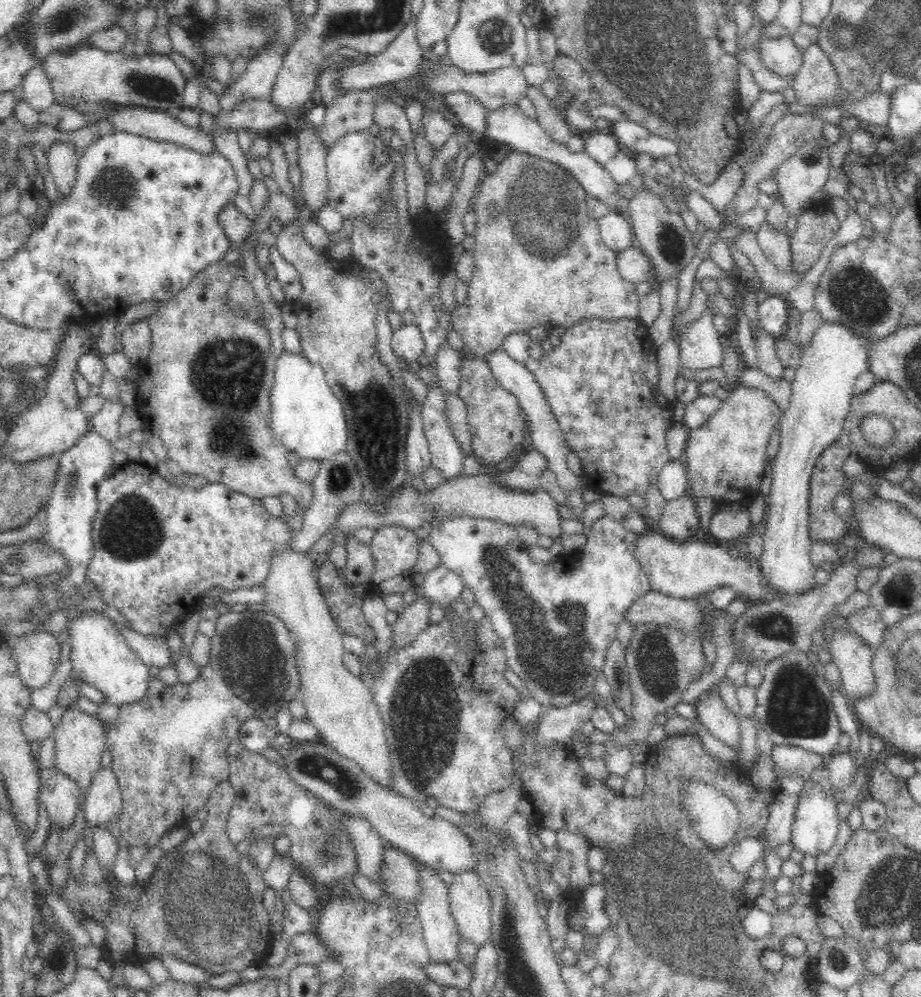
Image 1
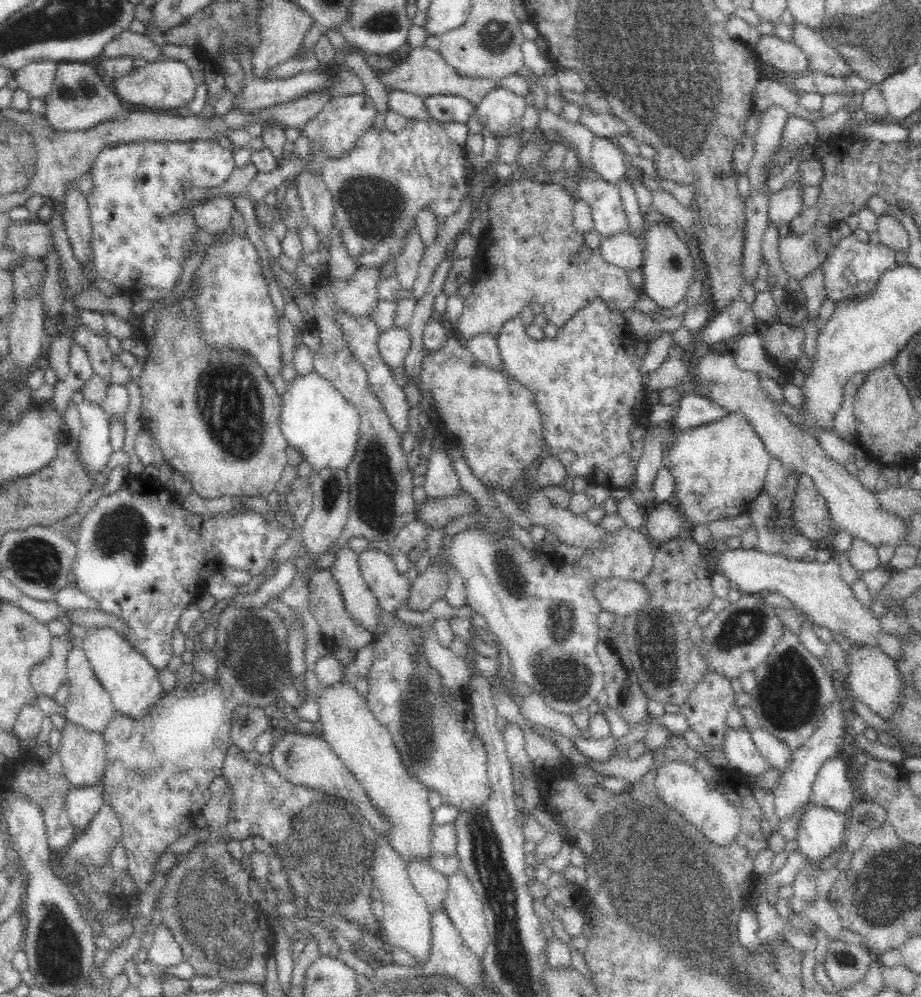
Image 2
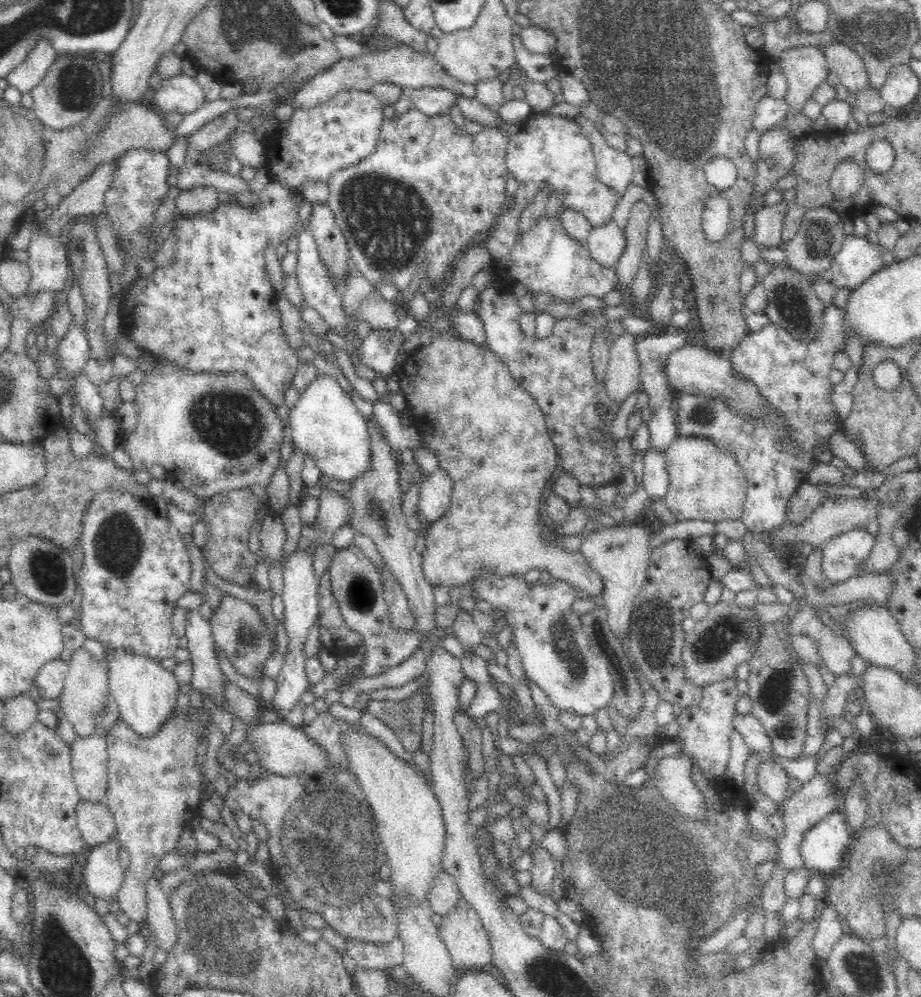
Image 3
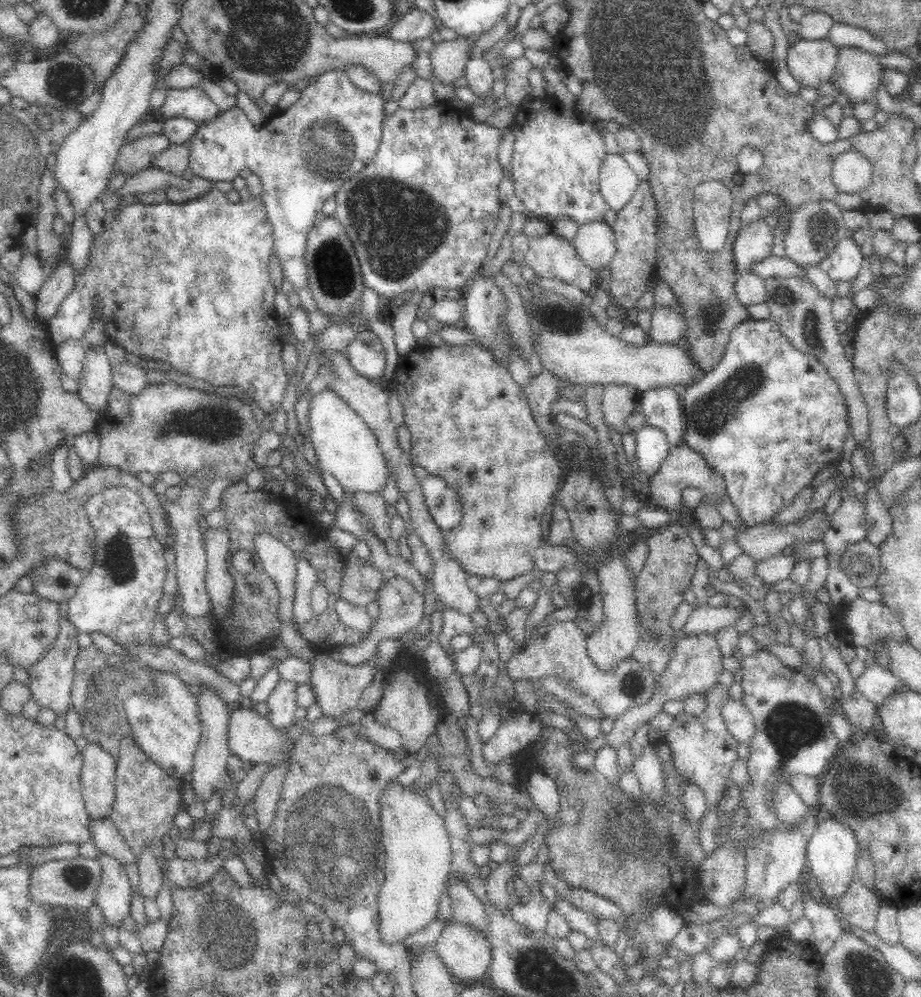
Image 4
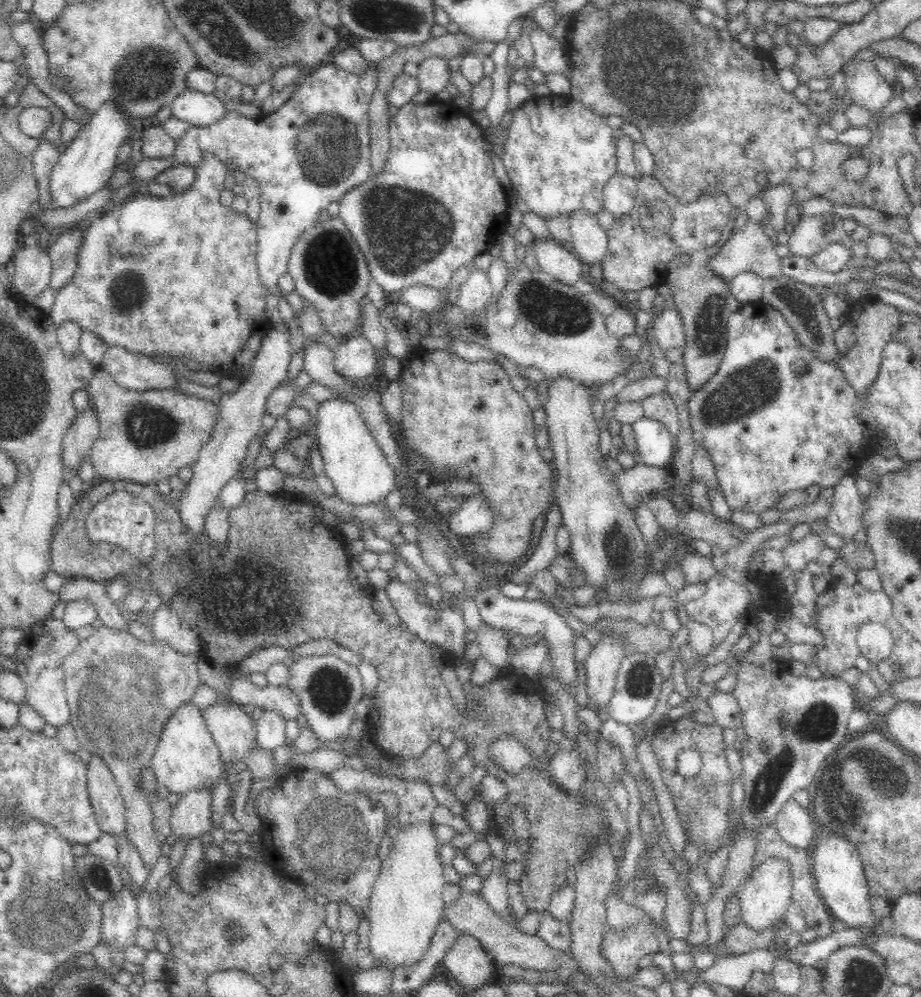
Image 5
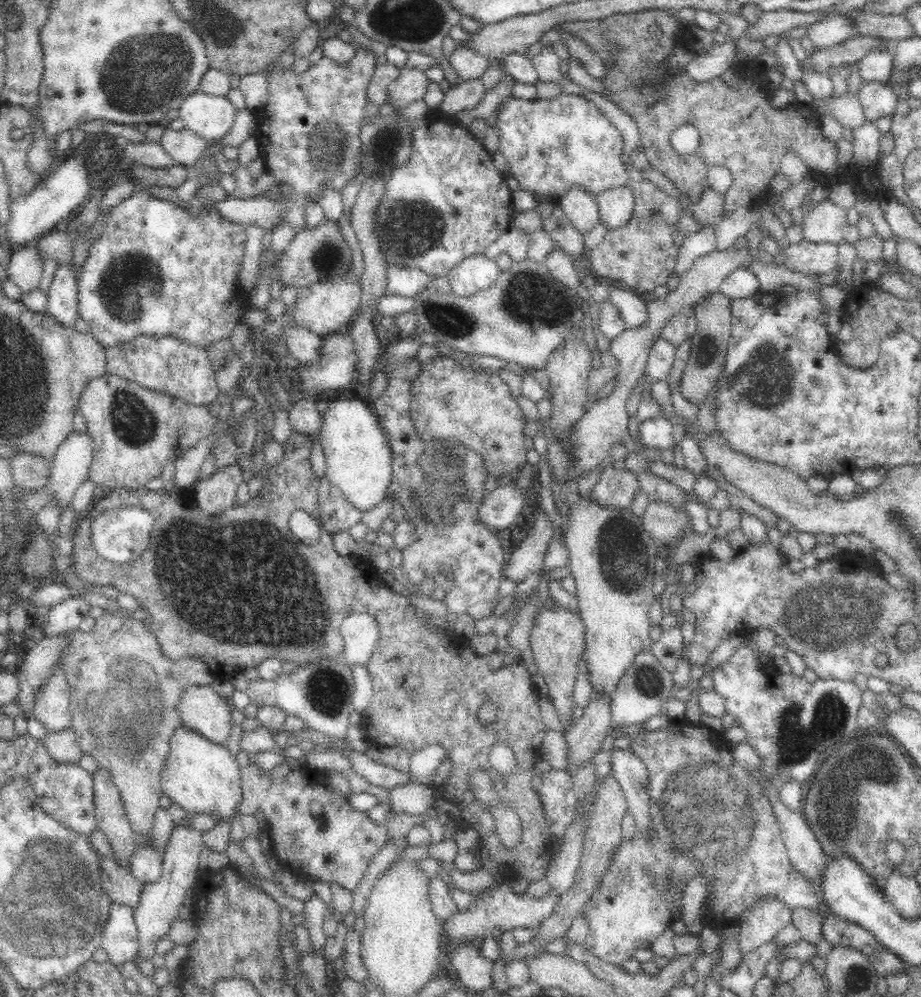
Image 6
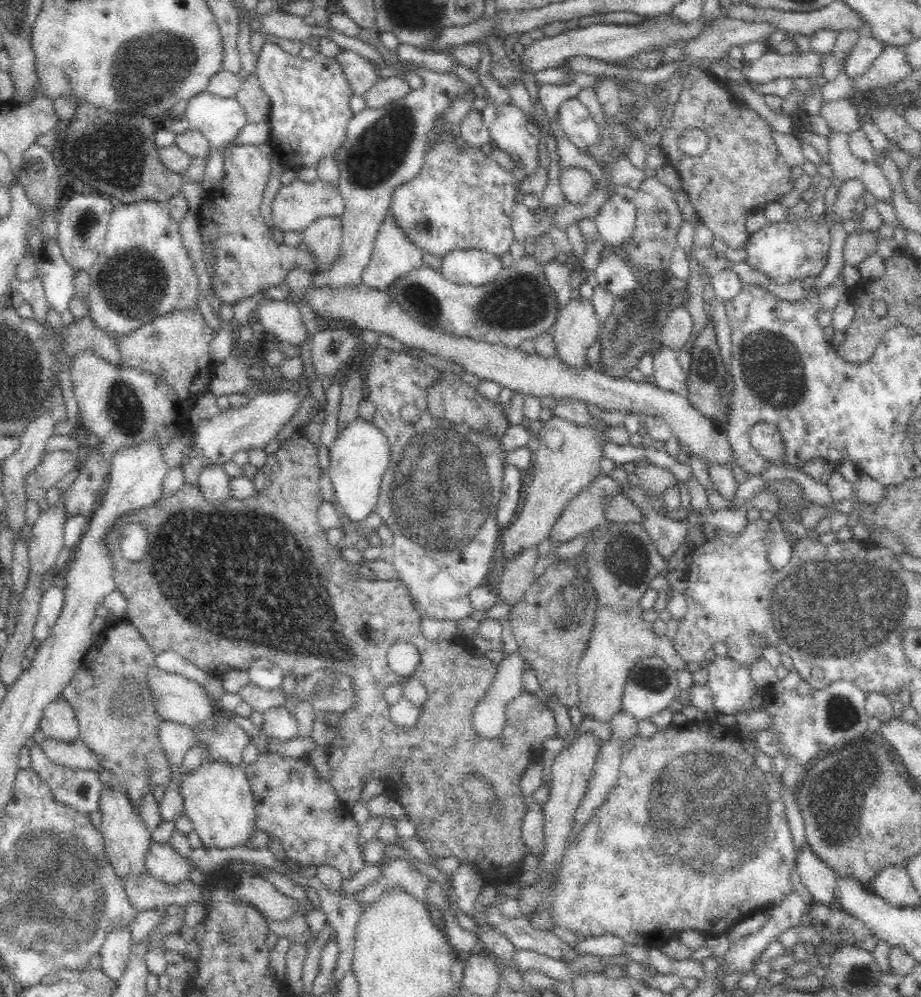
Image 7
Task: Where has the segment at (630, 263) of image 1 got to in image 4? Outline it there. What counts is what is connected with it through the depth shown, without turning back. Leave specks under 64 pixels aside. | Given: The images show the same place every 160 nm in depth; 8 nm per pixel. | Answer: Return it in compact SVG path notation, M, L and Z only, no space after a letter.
M603 221L580 225L574 247L580 259L597 274L602 268L610 266L616 256L617 245L614 228Z

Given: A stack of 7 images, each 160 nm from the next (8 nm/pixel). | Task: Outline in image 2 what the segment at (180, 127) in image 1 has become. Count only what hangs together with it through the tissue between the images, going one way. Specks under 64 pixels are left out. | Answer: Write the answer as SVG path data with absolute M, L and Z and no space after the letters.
M59 62L55 85L45 102L44 117L56 130L85 131L103 122L123 121L130 112L99 70L82 63Z

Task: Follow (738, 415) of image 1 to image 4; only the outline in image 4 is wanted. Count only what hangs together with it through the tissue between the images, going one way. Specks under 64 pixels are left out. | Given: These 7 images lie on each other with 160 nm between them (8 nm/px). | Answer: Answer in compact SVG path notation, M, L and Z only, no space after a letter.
M684 442L681 443L678 447L671 447L668 450L668 454L666 454L666 458L662 463L662 466L658 469L658 472L651 478L650 481L650 488L652 489L652 505L653 507L662 507L666 510L669 514L674 515L675 517L682 516L683 514L686 515L686 518L691 517L695 520L696 518L696 510L701 505L699 504L696 508L688 508L686 505L683 504L682 494L684 490L691 488L700 491L702 494L702 503L704 505L714 505L717 508L717 504L722 502L724 498L729 498L728 495L728 485L725 481L725 476L722 476L715 468L712 468L708 462L706 462L705 456L702 456L699 452L696 452L693 448L690 448Z

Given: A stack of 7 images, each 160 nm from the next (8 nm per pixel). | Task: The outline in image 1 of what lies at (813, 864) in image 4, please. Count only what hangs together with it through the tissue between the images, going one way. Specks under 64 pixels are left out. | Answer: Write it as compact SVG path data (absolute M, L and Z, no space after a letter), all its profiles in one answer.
M826 766L814 772L813 781L806 783L800 796L798 804L794 808L794 821L791 829L791 845L805 856L820 856L828 852L835 844L837 837L839 817L836 815L836 803L830 791L830 773Z

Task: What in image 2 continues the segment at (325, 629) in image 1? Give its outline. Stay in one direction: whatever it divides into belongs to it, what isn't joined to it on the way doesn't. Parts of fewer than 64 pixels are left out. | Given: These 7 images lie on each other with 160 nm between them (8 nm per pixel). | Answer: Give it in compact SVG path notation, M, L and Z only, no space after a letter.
M340 680L331 684L319 681L314 692L319 706L321 729L318 736L329 744L336 757L354 774L366 789L374 806L396 825L389 842L405 862L428 859L430 826L433 809L428 807L429 790L416 783L401 762L394 740L386 726L374 716L363 695L354 683Z

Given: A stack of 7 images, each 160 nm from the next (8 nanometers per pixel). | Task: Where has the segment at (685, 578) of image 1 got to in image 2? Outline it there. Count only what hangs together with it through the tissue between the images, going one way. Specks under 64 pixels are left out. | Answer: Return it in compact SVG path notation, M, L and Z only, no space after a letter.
M713 548L703 551L704 571L710 578L721 576L728 586L738 588L742 595L765 595L778 592L801 608L814 620L816 625L825 626L832 632L839 632L854 646L871 644L876 646L876 638L881 632L877 611L860 607L854 597L851 585L840 575L840 567L833 557L825 563L786 559L784 555L762 552L758 549Z

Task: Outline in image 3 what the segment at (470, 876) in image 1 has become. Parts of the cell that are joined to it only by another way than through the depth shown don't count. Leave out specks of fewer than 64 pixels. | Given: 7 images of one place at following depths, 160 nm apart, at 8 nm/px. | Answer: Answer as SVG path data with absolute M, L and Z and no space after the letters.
M458 896L452 910L441 918L439 933L456 970L483 970L491 967L489 934L478 912L474 910L474 907L467 900L463 899L463 896Z

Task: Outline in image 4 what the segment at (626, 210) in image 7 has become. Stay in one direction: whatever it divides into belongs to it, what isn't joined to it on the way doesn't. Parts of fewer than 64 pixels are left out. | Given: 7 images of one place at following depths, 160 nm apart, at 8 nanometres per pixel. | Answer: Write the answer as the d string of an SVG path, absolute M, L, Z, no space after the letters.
M620 152L608 153L603 158L599 172L599 189L610 213L618 213L626 206L639 183L636 173Z

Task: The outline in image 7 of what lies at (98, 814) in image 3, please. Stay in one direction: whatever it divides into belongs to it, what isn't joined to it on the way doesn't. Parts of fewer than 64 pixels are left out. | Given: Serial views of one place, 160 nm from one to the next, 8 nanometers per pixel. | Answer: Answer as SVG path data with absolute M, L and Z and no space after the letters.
M151 841L144 858L146 874L164 884L180 884L186 880L188 863L167 844Z

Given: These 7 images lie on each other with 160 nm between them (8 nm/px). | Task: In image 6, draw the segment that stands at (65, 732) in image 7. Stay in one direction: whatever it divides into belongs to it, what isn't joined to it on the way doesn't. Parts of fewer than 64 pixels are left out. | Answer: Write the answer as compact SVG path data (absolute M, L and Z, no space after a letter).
M64 656L56 658L54 670L46 676L35 702L32 718L40 721L48 733L61 732L71 726L70 686L66 679Z

